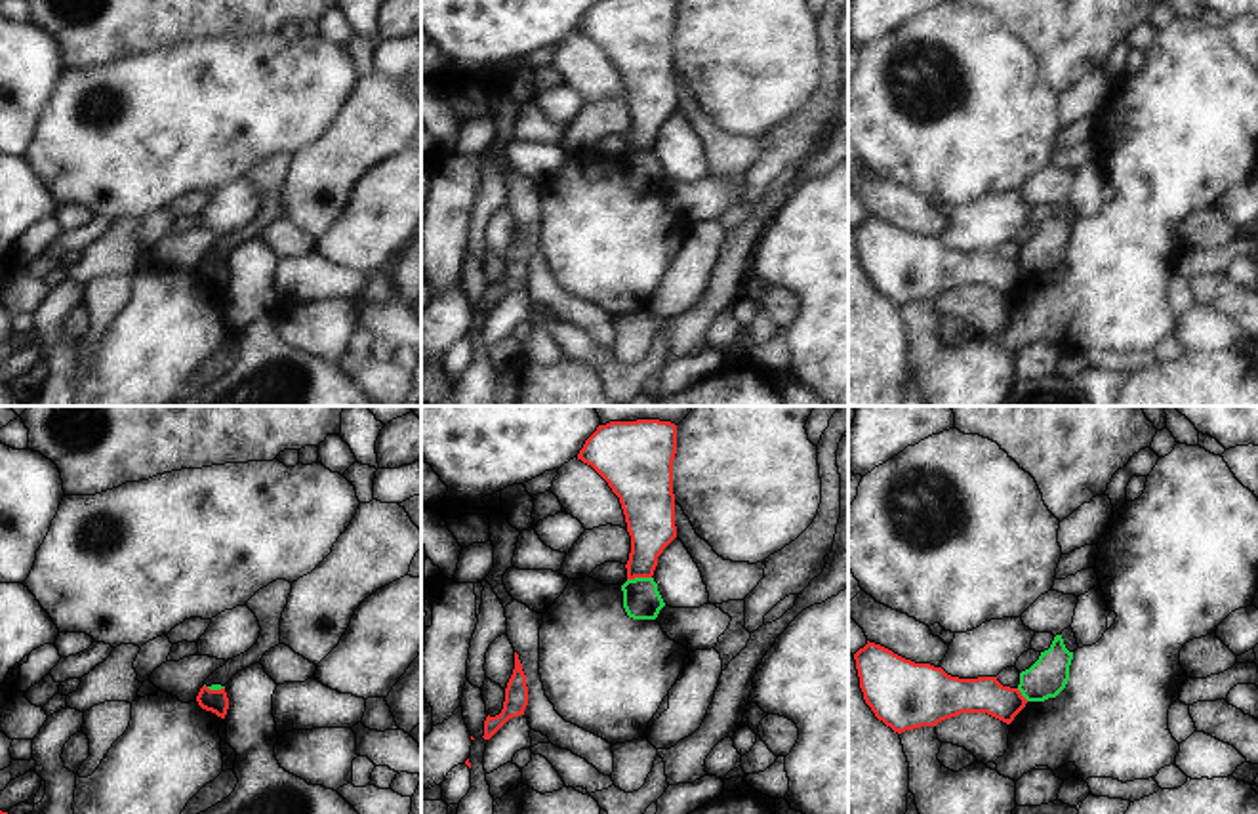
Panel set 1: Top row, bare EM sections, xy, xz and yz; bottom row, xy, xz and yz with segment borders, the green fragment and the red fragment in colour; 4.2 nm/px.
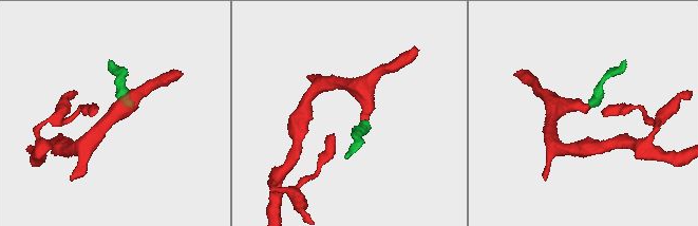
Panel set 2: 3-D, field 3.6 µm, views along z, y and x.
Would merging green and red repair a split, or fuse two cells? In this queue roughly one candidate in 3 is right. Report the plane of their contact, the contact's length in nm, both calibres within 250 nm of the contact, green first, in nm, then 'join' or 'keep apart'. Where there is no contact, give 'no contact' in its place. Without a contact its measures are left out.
meets green in xz; contact 110 nm long; 160 nm thick on the green side, 200 nm on the other; keep apart

